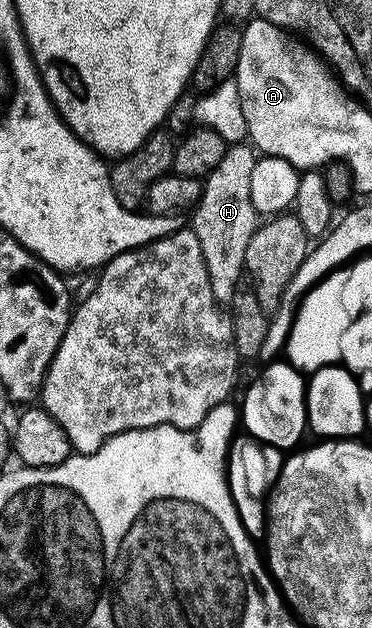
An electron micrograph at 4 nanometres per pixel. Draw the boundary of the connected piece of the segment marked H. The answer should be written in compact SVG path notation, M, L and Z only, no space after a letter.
M234 142L227 147L224 158L216 170L204 177L202 196L192 209L192 230L200 238L200 250L204 250L204 262L208 266L208 282L212 282L212 294L216 302L228 306L244 280L248 242L258 229L260 215L253 208L251 177L256 152L249 143Z

